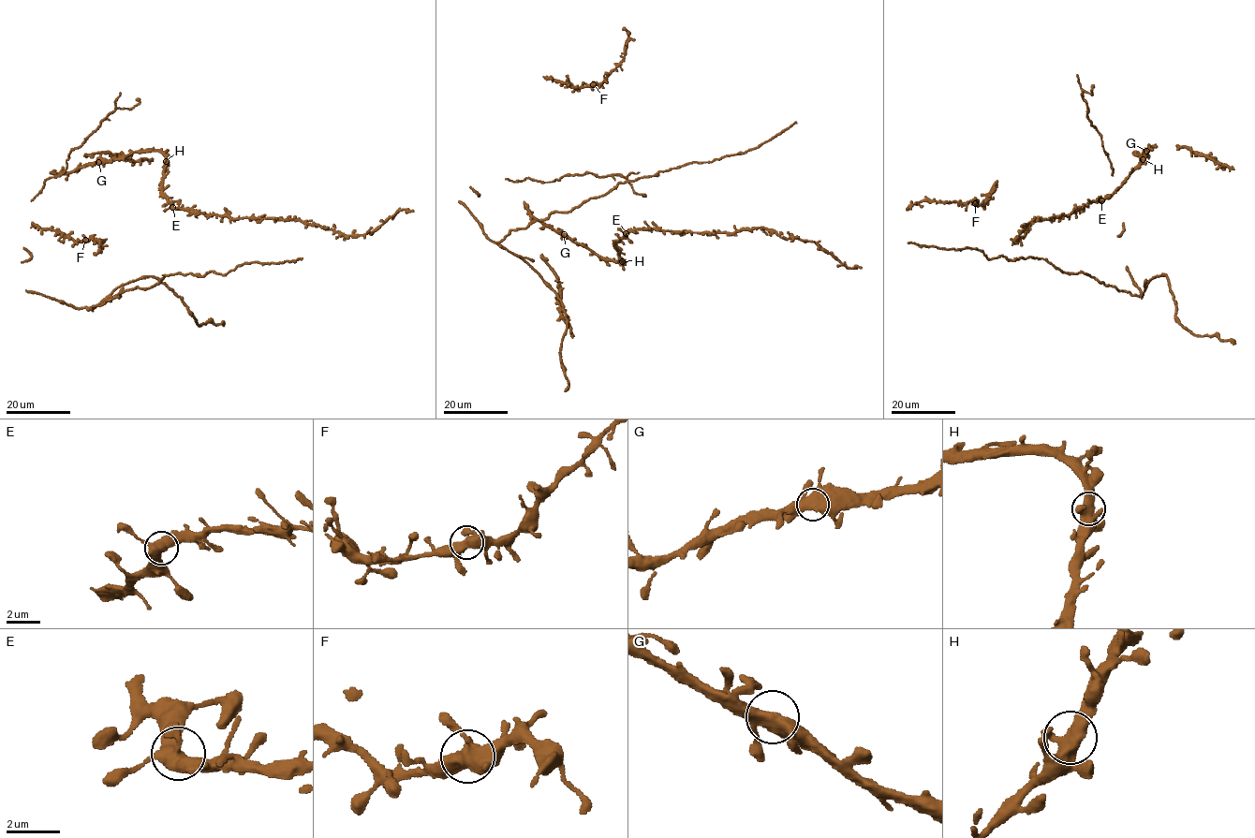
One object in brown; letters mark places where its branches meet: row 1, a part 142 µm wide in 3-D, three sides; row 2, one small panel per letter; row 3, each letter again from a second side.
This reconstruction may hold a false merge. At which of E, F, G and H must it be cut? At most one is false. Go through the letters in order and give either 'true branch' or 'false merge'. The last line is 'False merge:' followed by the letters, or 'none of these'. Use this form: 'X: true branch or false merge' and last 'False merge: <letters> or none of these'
E: true branch
F: true branch
G: true branch
H: true branch
False merge: none of these

